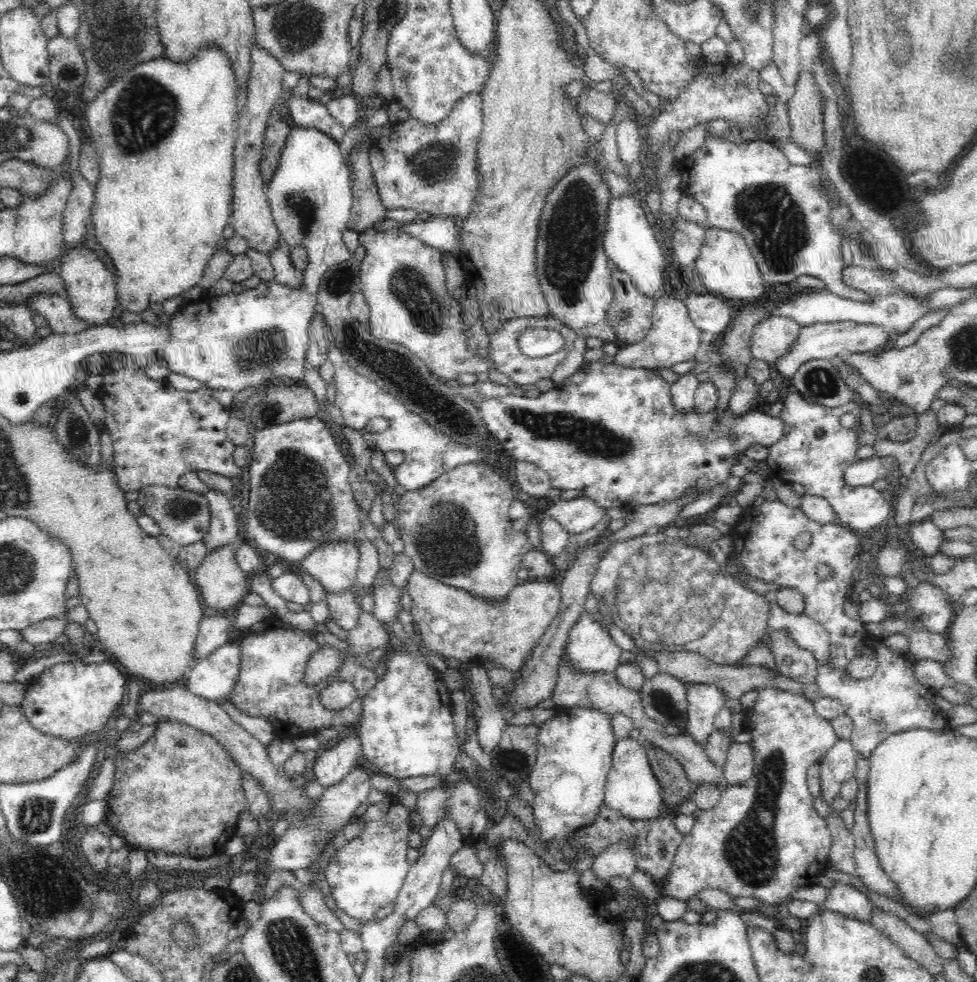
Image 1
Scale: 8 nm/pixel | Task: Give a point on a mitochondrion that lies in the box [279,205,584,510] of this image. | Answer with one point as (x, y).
(394, 368)

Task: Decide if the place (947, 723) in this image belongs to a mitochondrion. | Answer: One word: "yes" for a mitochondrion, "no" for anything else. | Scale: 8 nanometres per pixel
no

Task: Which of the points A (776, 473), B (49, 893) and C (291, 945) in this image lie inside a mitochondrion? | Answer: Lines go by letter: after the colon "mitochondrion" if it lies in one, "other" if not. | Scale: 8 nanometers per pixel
A: other
B: mitochondrion
C: mitochondrion

